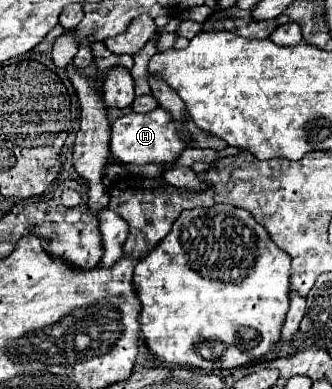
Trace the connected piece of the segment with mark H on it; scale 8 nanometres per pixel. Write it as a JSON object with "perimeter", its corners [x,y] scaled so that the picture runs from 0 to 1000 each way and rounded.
{"perimeter":[[[485,275],[419,296],[419,290],[383,290],[358,306],[346,306],[346,316],[334,321],[334,362],[328,362],[328,383],[334,383],[334,404],[364,414],[364,419],[401,419],[401,424],[449,424],[449,419],[521,419],[545,388],[563,378],[545,357],[539,357],[539,316],[515,311],[515,296],[503,285],[491,285]]]}

